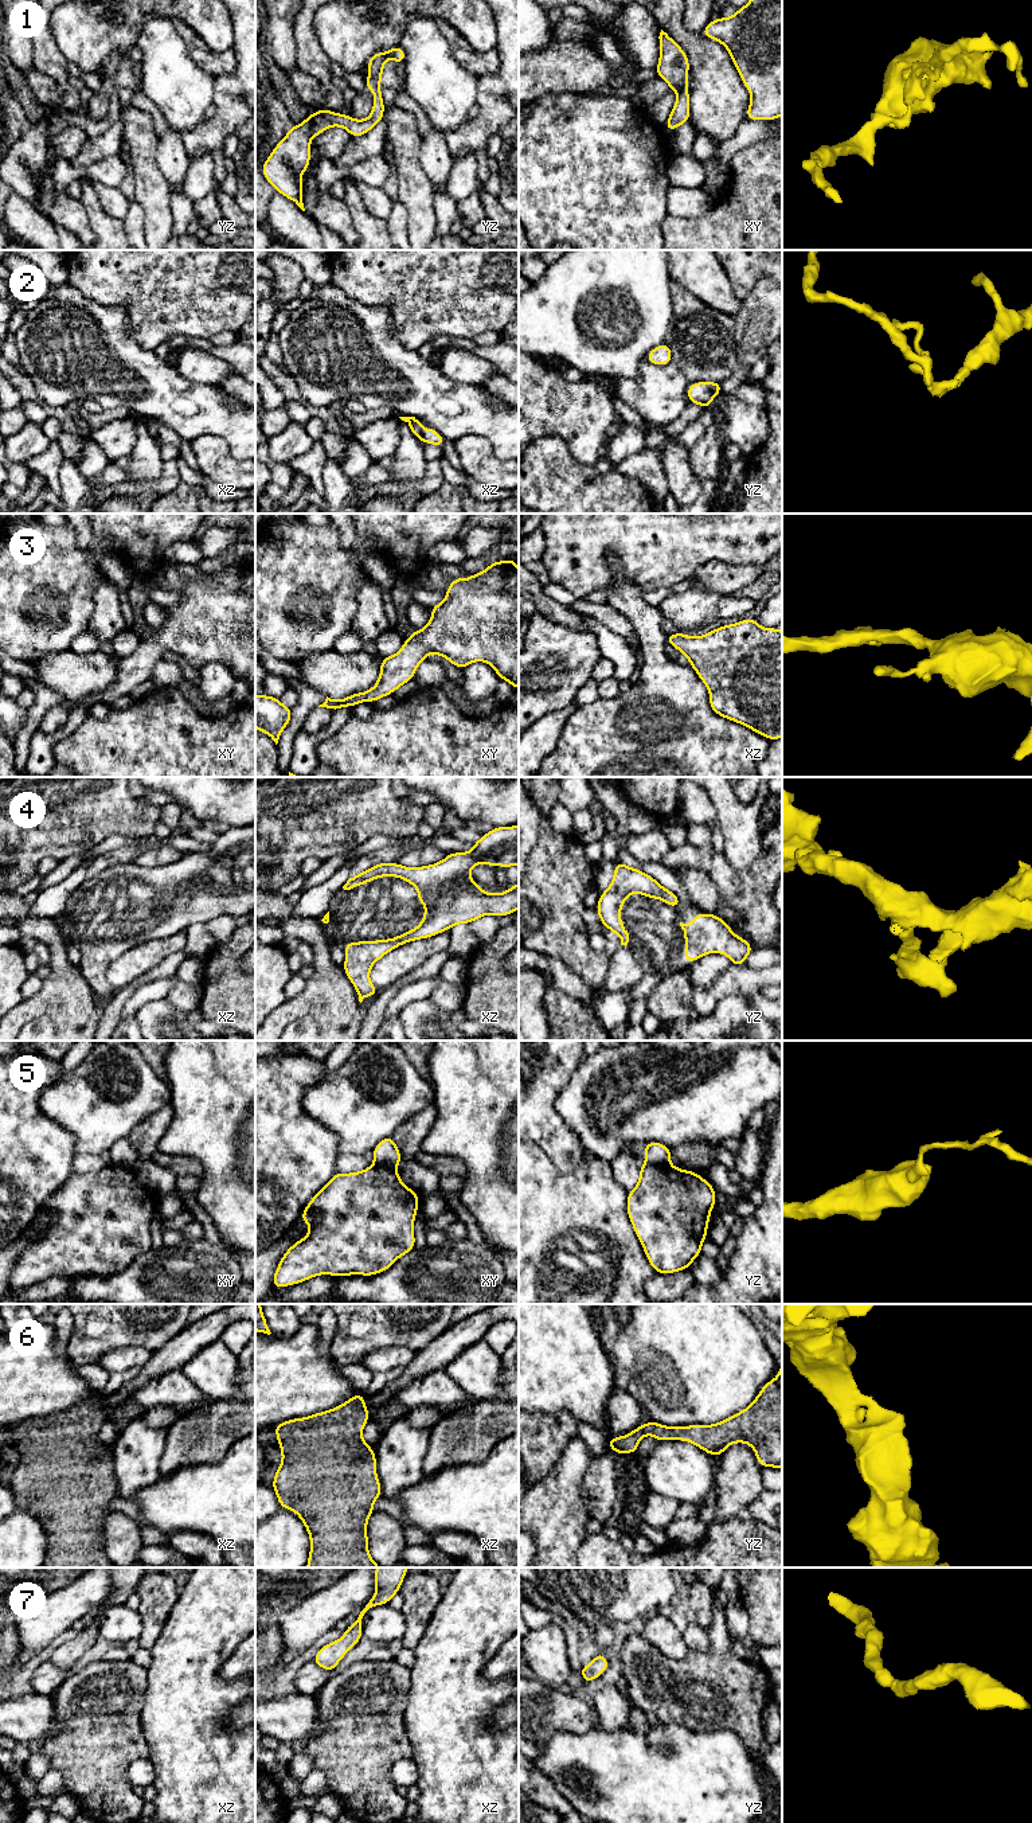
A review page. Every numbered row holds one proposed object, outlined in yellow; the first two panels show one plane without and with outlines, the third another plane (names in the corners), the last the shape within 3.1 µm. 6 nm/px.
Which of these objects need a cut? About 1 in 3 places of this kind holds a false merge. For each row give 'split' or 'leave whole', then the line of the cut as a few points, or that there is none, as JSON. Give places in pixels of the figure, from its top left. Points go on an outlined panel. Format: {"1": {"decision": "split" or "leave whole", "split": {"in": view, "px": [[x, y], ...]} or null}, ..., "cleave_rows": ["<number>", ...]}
{"1": {"decision": "split", "split": {"in": "xy", "px": [[687, 89], [677, 93]]}}, "2": {"decision": "split", "split": {"in": "xz", "px": [[421, 429], [422, 440]]}}, "3": {"decision": "leave whole", "split": null}, "4": {"decision": "leave whole", "split": null}, "5": {"decision": "split", "split": {"in": "yz", "px": [[645, 1162], [668, 1164]]}}, "6": {"decision": "leave whole", "split": null}, "7": {"decision": "leave whole", "split": null}, "cleave_rows": ["1", "2", "5"]}

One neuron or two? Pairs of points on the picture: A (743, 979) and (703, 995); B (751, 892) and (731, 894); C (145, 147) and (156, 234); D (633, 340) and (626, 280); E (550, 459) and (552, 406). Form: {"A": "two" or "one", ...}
{"A": "one", "B": "one", "C": "one", "D": "one", "E": "two"}

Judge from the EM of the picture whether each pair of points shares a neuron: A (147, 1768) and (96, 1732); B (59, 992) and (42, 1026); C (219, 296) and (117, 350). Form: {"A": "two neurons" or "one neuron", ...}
{"A": "two neurons", "B": "two neurons", "C": "two neurons"}

